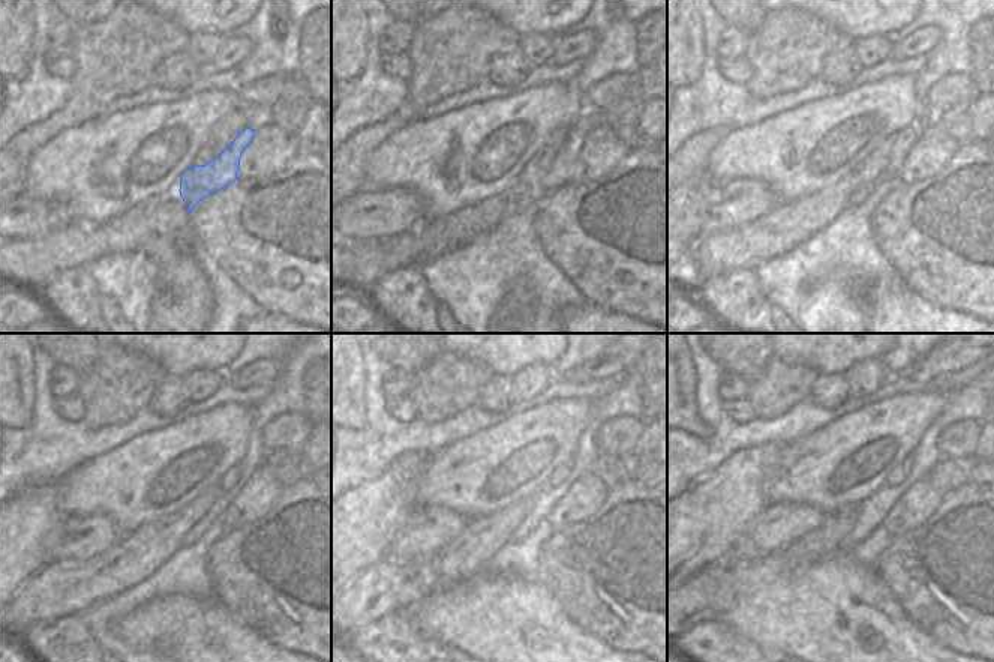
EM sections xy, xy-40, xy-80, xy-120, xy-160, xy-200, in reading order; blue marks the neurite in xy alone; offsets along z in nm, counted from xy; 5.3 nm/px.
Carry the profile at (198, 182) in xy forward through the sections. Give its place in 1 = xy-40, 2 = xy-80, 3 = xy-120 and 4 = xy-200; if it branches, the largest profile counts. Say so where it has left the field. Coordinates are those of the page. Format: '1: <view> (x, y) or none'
1: xy-40 (558, 174)
2: xy-80 (906, 138)
3: xy-120 (227, 482)
4: xy-200 (897, 475)

